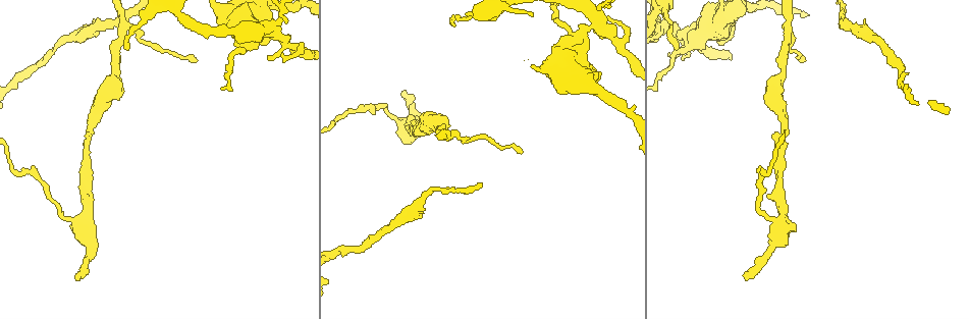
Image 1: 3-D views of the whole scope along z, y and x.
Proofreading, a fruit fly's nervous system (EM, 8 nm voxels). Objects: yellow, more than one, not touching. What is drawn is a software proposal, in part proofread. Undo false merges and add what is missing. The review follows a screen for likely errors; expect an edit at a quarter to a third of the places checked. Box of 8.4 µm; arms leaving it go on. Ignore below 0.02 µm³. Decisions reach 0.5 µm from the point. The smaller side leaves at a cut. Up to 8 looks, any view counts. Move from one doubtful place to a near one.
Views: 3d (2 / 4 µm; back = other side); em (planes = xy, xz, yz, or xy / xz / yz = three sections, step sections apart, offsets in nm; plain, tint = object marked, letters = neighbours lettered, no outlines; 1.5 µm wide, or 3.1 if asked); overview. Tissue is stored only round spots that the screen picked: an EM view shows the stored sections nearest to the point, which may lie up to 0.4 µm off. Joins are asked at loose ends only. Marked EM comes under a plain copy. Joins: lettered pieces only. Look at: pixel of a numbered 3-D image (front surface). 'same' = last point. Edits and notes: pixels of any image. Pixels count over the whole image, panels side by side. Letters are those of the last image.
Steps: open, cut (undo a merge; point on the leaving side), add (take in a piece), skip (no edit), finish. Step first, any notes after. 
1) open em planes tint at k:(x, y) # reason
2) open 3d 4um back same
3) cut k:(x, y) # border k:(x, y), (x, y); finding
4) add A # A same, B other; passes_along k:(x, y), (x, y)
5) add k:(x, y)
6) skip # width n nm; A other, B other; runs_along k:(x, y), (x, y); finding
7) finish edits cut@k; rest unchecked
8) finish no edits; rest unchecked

open 3d 2um back at 1:(744, 277) # branch stops here

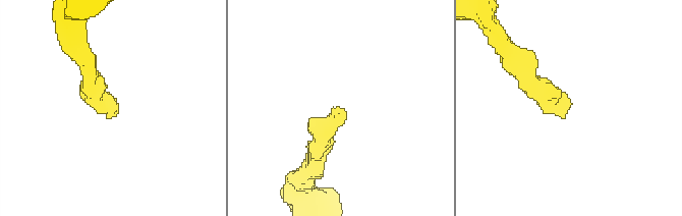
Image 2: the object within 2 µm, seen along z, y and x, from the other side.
open em yz step 8 letters at 2:(115, 110) # need the tissue

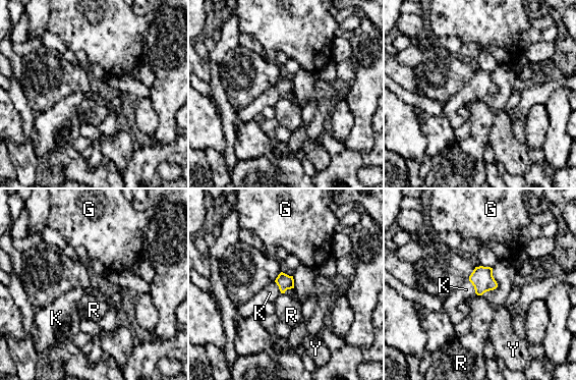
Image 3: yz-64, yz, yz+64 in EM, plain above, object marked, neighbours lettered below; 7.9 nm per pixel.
open em planes letters same # cut it another way

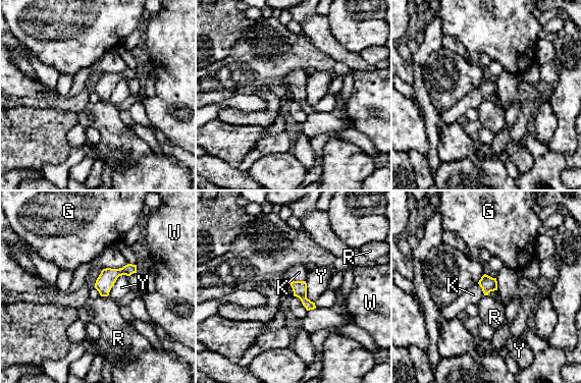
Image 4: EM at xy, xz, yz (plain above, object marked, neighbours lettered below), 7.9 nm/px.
add K # longest_contact Y 240 nm; G other, K same, R other, W other, Y other; passes_along 4:(299, 287), (298, 281), (299, 272); the neuron continues

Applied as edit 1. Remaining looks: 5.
open overview # redraw

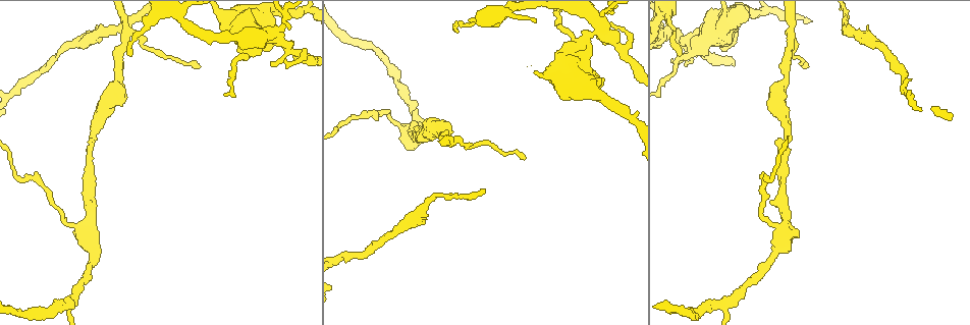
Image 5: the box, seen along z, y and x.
open em xz step 4 tint at 5:(807, 67) # tapers out

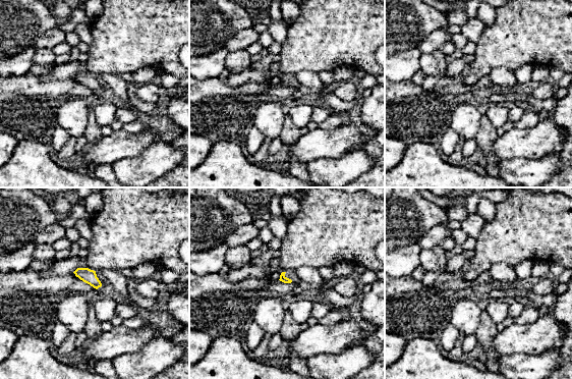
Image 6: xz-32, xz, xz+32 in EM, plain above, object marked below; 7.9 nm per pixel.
open em xz step 4 letters same

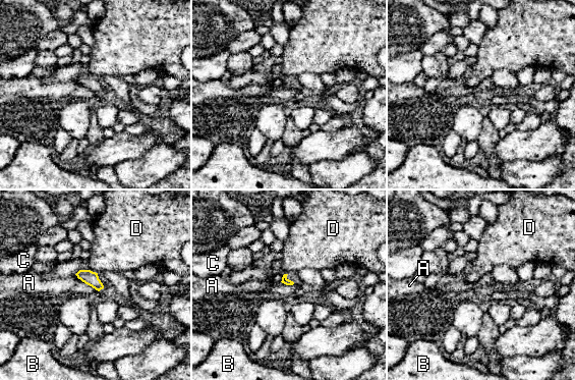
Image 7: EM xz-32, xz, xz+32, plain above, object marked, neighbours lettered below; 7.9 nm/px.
skip # width 60 nm; A other, B other, C other, D other; border 7:(75, 274), (96, 289); none of them fits

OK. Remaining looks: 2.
finish edits add@4; rest unchecked

